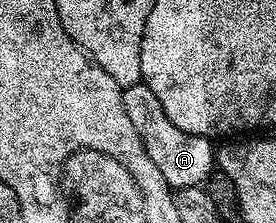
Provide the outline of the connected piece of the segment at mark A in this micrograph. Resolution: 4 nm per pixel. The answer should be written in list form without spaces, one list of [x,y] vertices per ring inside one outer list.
[[[144,83],[124,86],[121,98],[123,111],[127,111],[135,131],[139,131],[139,139],[143,139],[143,147],[151,163],[159,167],[159,175],[167,179],[170,189],[176,191],[196,185],[204,186],[208,182],[209,174],[215,169],[214,142],[207,137],[179,131],[179,127],[175,127],[175,123],[167,119],[167,111],[163,111],[159,99],[155,99],[155,91],[151,91],[151,87],[147,87]]]

